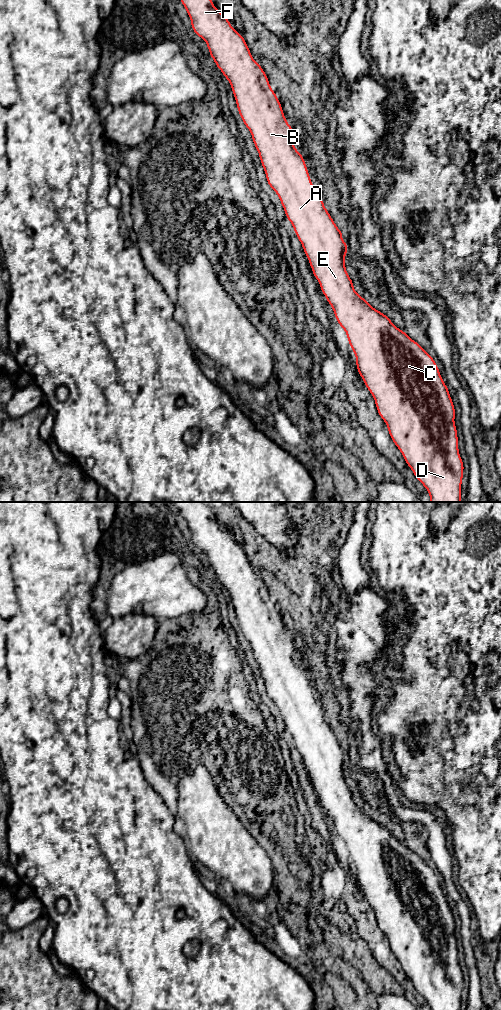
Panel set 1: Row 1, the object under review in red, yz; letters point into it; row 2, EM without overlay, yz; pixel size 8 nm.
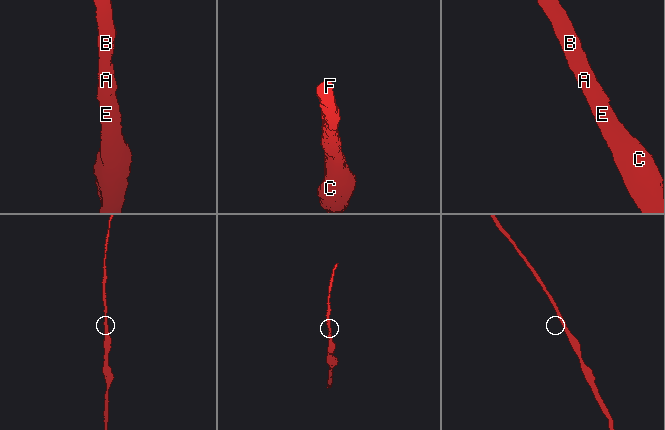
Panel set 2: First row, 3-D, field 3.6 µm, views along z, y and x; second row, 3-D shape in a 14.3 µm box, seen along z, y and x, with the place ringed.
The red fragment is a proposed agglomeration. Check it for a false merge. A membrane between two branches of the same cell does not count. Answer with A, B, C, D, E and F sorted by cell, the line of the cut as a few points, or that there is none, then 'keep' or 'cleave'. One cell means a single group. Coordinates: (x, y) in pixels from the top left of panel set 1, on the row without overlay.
A B C D E F; no cut; keep

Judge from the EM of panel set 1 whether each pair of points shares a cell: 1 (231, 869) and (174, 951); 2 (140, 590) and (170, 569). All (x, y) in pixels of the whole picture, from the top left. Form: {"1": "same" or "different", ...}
{"1": "different", "2": "same"}

